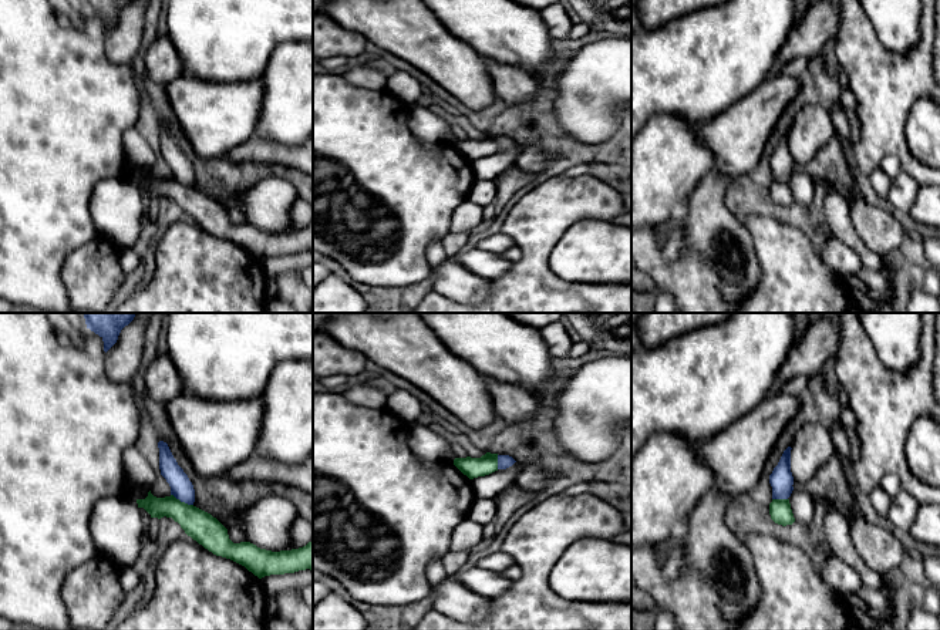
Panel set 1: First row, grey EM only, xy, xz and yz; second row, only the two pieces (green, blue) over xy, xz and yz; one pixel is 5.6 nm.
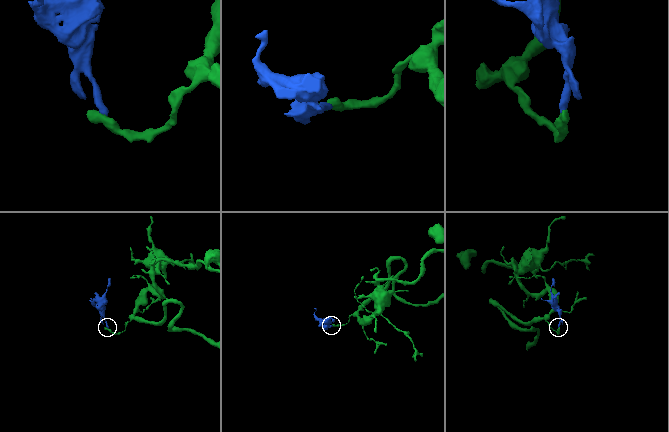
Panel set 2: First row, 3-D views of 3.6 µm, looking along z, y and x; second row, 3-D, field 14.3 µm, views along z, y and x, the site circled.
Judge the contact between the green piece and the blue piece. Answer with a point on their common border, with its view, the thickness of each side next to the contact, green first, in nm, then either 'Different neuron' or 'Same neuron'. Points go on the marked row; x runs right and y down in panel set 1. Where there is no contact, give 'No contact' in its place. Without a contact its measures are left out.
Touches green at xy (182, 502). Thickness 170 nm (green) against 120 nm. Different neuron

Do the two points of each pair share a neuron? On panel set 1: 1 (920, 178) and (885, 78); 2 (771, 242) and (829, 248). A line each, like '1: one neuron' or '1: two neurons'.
1: one neuron
2: two neurons

